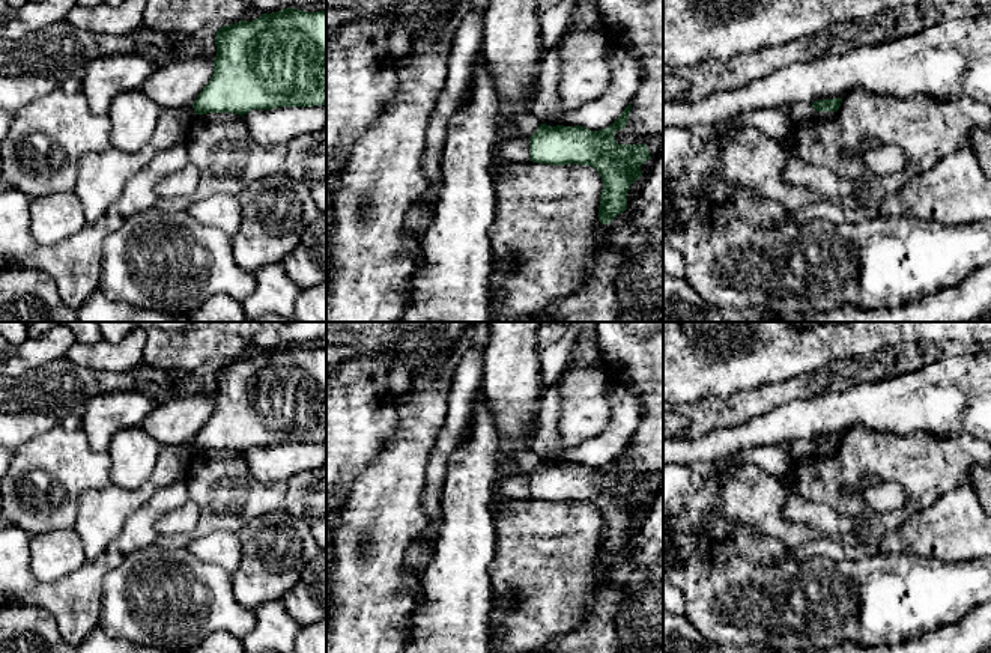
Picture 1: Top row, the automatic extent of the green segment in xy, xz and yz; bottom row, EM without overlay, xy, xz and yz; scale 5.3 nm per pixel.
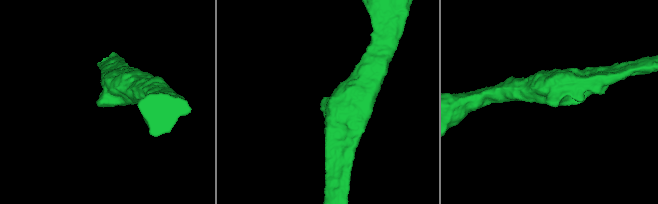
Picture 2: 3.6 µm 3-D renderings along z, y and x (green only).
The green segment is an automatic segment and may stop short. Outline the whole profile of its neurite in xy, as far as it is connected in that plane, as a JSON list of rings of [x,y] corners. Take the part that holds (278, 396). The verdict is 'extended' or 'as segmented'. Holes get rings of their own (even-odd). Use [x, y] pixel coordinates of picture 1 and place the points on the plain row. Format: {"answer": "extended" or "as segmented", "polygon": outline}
{"answer": "as segmented", "polygon": [[[286,345],[215,370],[214,411],[192,441],[195,451],[326,442],[326,348]]]}

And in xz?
{"answer": "as segmented", "polygon": [[[632,441],[605,466],[541,460],[529,474],[529,498],[550,503],[591,503],[599,509],[603,519],[599,543],[602,561],[609,561],[627,546],[630,522],[642,513],[641,503],[651,495],[647,481],[615,478],[615,469],[626,465],[630,447]]]}

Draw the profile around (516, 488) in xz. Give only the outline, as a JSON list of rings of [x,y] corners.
[[[520,474],[505,478],[501,483],[501,494],[508,501],[520,501],[529,498],[529,475]]]

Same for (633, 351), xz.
[[[597,322],[596,334],[608,369],[639,393],[639,424],[630,439],[627,462],[615,469],[615,478],[618,481],[647,481],[651,495],[641,503],[642,513],[630,522],[627,546],[609,561],[597,557],[592,567],[594,588],[586,599],[580,621],[568,633],[552,638],[543,647],[547,653],[618,653],[615,620],[632,573],[632,564],[624,554],[638,540],[647,510],[663,483],[663,322]]]

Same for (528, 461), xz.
[[[528,450],[517,457],[517,462],[522,472],[529,475],[541,460],[532,450]]]

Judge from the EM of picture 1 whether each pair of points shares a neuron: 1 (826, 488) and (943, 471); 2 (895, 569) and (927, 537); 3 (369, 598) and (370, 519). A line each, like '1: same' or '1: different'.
1: same
2: different
3: same

